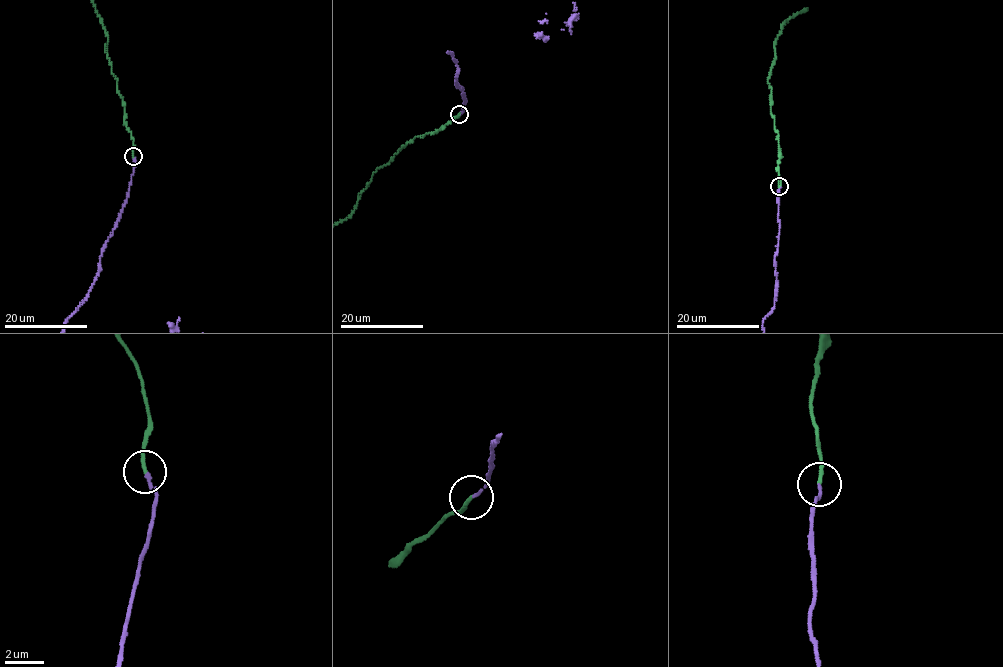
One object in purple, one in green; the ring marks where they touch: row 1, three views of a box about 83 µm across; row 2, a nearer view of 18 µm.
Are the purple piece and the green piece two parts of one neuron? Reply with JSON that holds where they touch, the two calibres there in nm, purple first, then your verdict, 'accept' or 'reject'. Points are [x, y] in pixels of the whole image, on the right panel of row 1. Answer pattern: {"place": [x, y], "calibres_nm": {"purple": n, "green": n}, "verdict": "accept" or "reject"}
{"place": [779, 186], "calibres_nm": {"purple": 160, "green": 180}, "verdict": "accept"}

